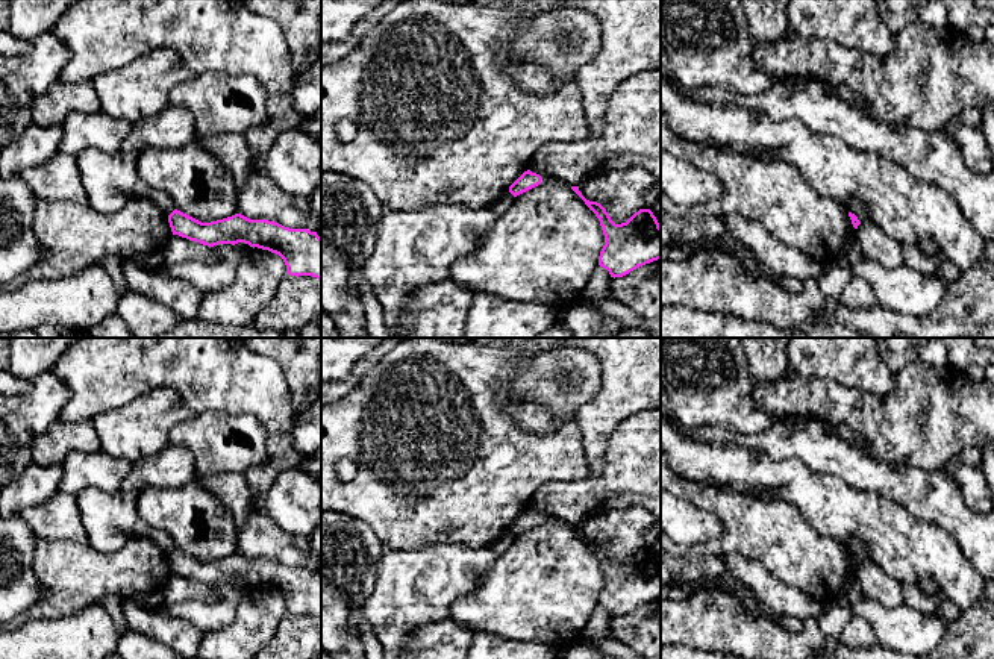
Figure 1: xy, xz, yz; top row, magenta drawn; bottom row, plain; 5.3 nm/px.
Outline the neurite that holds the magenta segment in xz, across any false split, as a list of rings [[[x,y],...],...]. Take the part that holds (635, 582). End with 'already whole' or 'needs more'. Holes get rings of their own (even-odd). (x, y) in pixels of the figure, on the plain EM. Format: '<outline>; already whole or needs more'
[[[579,526],[571,529],[600,561],[605,585],[599,604],[608,609],[611,617],[623,617],[638,606],[661,598],[661,565],[650,548],[639,548],[626,562],[615,564],[600,542],[586,539]]]; already whole

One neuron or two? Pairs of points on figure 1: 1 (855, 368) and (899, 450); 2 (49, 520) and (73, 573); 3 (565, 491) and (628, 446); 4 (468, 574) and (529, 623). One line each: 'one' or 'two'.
1: two
2: two
3: one
4: two

